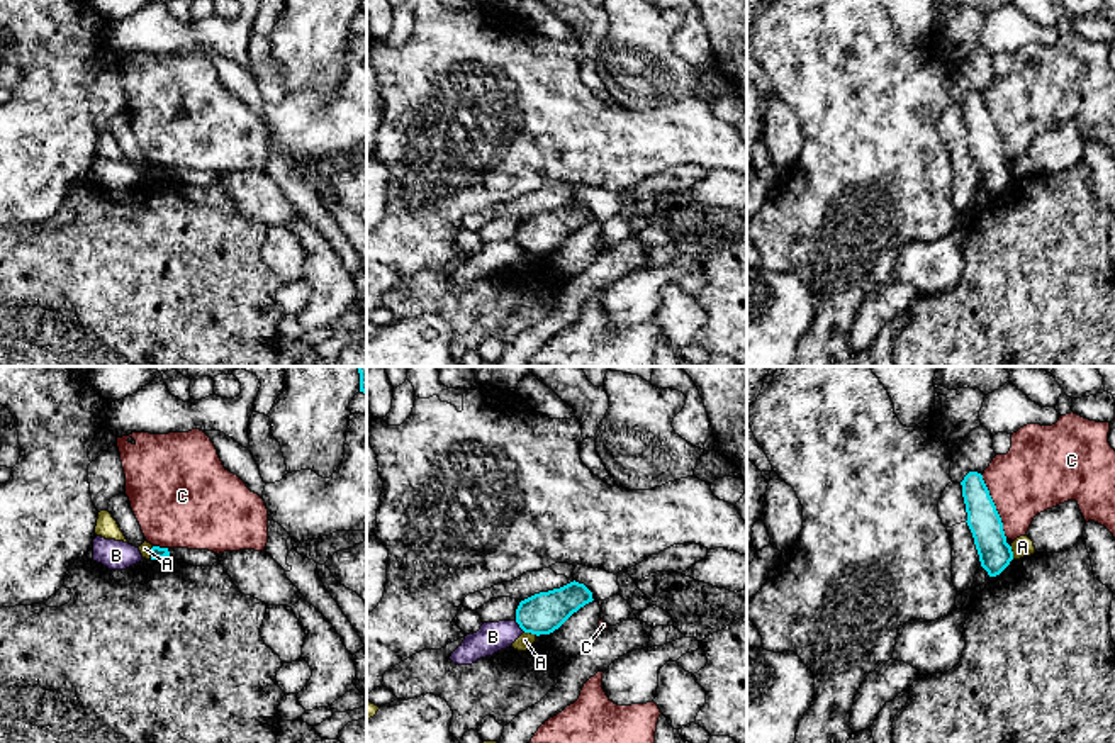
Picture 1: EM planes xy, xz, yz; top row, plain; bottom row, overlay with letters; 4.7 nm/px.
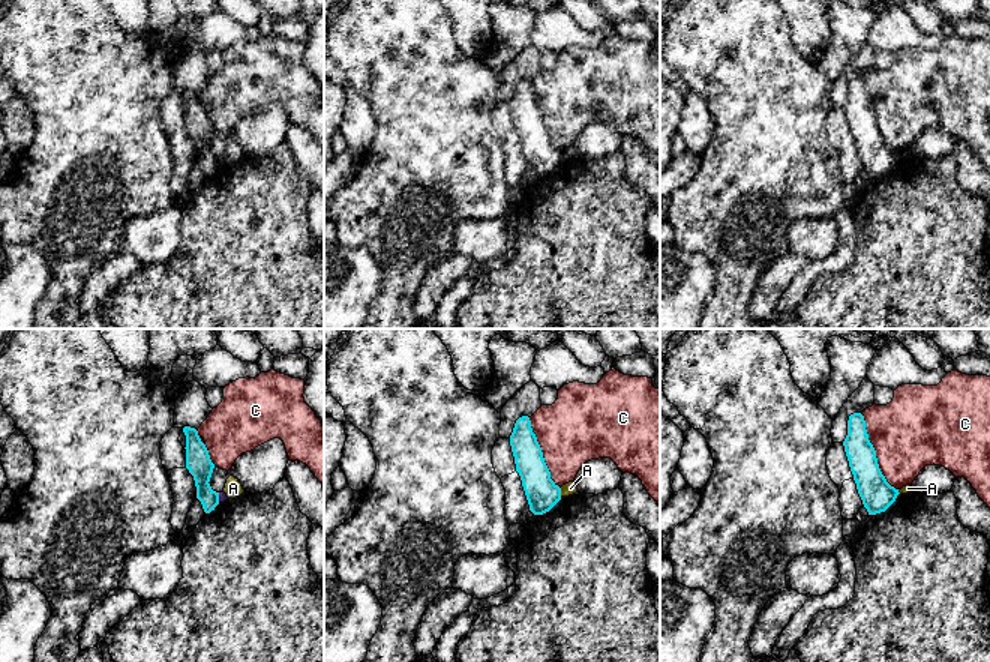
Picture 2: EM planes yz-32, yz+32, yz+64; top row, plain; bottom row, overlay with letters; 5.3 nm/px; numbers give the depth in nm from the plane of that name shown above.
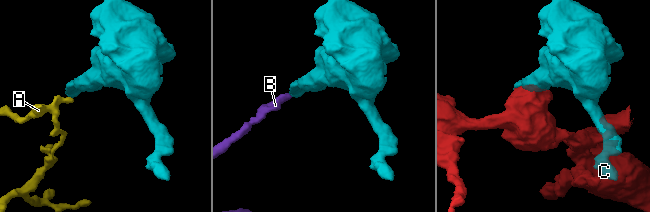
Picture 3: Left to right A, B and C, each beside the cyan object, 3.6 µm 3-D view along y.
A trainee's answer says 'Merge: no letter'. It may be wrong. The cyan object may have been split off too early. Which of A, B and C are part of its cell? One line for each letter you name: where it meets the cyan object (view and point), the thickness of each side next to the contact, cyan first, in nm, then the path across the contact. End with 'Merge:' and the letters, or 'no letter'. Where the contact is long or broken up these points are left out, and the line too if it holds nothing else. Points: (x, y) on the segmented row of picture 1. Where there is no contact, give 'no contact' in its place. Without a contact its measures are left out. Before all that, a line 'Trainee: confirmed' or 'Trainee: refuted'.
Trainee: confirmed
Merge: no letter

